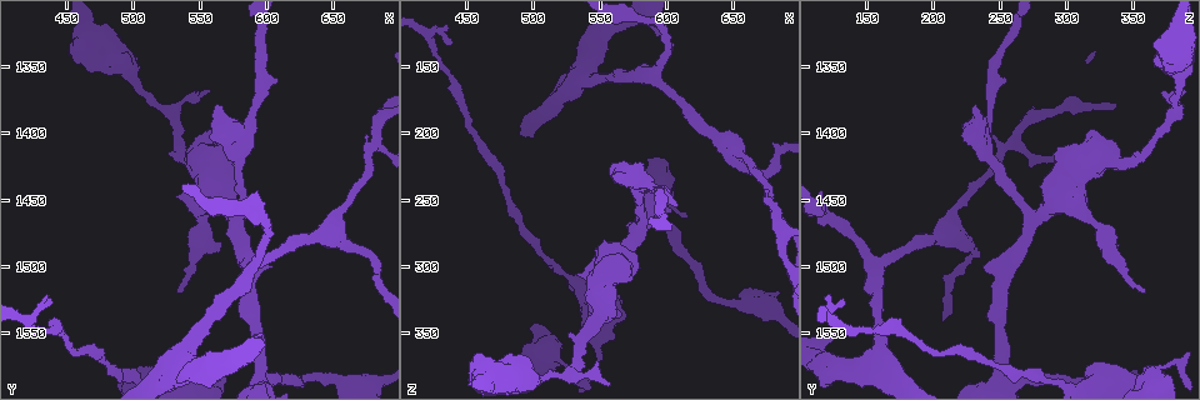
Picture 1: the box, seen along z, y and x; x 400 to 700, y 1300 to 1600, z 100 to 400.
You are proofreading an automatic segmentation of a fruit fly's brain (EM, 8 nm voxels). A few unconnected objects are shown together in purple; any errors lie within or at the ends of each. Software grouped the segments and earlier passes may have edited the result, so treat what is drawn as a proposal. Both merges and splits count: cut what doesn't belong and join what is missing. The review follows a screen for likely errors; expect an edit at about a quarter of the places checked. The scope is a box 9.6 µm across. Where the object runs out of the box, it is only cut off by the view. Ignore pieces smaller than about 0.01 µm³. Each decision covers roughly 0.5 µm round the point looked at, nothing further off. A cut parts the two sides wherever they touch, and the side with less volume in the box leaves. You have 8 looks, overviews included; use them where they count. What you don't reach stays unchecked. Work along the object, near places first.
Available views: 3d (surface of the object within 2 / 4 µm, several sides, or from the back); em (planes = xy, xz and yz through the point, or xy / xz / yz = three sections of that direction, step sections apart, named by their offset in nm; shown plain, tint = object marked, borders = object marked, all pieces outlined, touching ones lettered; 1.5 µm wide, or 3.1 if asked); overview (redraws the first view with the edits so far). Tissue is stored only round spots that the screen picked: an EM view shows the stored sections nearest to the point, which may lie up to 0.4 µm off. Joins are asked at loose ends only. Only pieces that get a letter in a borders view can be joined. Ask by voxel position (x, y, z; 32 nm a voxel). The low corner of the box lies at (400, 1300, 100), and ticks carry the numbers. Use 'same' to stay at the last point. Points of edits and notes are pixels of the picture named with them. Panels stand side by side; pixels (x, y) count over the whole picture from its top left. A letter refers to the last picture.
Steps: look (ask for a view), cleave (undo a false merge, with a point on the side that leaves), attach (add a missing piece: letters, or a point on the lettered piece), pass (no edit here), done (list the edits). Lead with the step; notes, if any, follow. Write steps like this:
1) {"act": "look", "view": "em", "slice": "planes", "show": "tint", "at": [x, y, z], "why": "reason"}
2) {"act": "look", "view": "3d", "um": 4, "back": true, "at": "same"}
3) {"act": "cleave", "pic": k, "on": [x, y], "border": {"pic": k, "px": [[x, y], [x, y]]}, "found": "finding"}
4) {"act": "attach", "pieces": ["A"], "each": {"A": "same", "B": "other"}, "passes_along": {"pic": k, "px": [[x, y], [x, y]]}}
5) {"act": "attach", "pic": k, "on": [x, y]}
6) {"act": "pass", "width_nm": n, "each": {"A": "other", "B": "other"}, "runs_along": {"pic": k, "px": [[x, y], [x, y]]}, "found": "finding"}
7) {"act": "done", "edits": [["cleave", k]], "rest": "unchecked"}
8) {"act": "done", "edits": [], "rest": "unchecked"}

{"act": "look", "view": "3d", "um": 4, "at": [532, 1520, 360], "why": "branch stops here"}

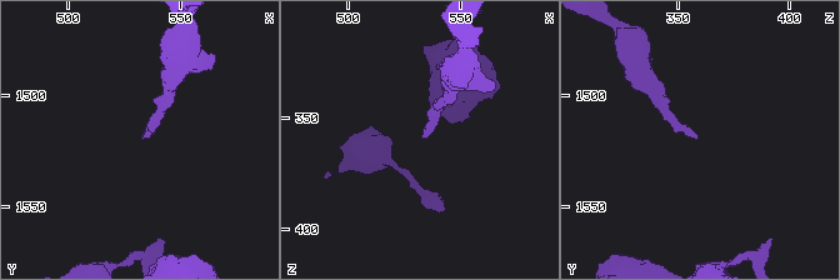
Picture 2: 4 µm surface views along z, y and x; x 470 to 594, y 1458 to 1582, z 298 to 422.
{"act": "look", "view": "em", "slice": "planes", "show": "plain", "at": [534, 1519, 360]}

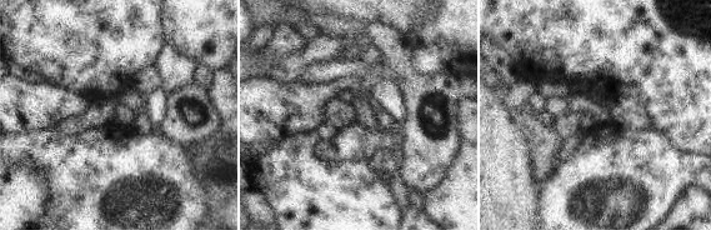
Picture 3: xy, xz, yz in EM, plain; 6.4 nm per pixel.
{"act": "look", "view": "em", "slice": "planes", "show": "borders", "at": "same"}

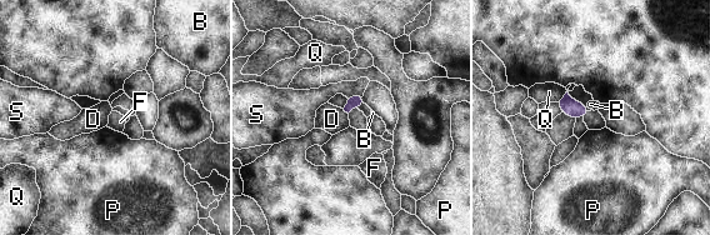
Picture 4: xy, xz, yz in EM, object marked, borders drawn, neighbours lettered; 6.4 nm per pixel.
{"act": "attach", "pieces": ["F"], "each": {"B": "other", "D": "other", "F": "same", "P": "other", "Q": "other", "S": "other"}, "passes_along": {"pic": 4, "px": [[358, 100], [353, 108], [358, 120]]}, "found": "the neuron continues"}

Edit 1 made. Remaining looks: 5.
{"act": "look", "view": "overview", "why": "redraw"}

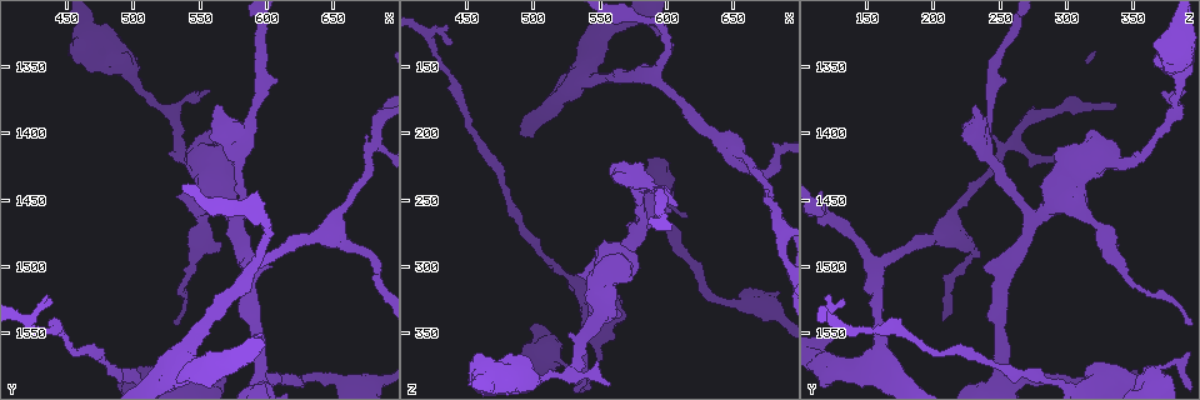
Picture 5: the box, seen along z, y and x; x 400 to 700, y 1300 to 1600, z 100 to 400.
{"act": "look", "view": "em", "slice": "planes", "show": "borders", "at": [418, 1540, 124], "why": "arms part here"}

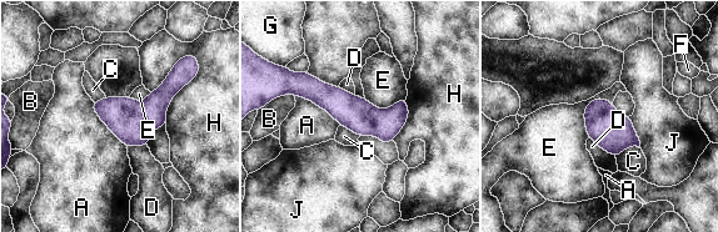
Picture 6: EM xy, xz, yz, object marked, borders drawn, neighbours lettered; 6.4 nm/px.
{"act": "pass", "width_nm": 220, "each": {"A": "other", "B": "other", "C": "other", "D": "other", "E": "other", "F": "other", "G": "other", "H": "other", "J": "other"}, "border": {"pic": 6, "px": [[295, 95], [324, 109], [340, 125]]}, "found": "one neuron here"}

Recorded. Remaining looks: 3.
{"act": "done", "edits": [["attach", 4]], "rest": "unchecked"}

